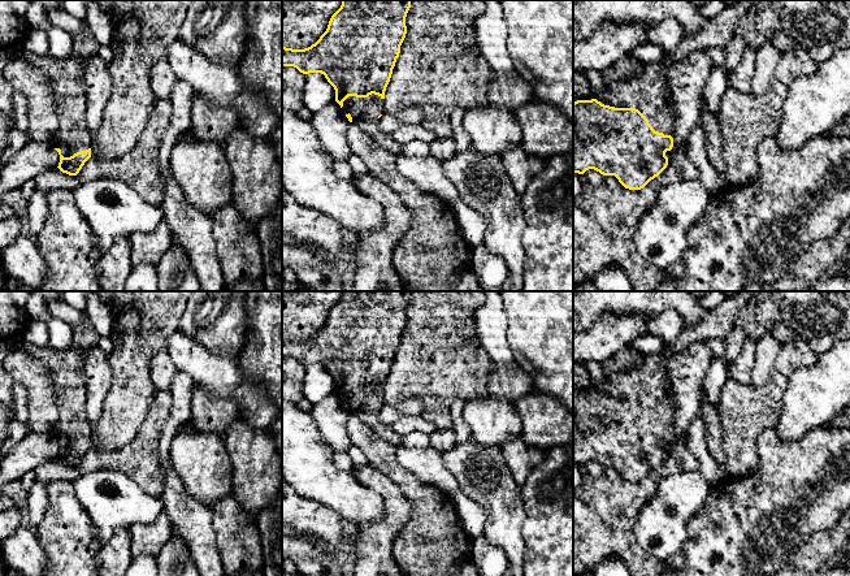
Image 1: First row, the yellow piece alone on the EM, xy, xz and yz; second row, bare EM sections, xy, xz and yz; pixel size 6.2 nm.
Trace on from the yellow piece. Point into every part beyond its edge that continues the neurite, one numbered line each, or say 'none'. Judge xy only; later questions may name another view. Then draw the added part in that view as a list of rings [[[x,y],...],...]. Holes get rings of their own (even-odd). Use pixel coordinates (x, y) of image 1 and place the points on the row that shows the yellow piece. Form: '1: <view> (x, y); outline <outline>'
1: xy (73, 135); outline [[[90,30],[73,35],[73,40],[74,51],[64,60],[55,60],[49,55],[36,56],[22,48],[17,55],[43,72],[53,83],[58,129],[52,146],[60,148],[64,157],[91,148],[82,62],[99,51],[99,43]]]

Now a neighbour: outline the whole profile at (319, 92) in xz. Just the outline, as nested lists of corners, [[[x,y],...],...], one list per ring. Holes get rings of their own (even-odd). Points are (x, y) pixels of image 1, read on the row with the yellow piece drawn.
[[[321,73],[304,74],[303,107],[317,113],[335,100],[335,90]]]

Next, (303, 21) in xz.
[[[282,0],[282,46],[304,49],[326,31],[342,0]]]

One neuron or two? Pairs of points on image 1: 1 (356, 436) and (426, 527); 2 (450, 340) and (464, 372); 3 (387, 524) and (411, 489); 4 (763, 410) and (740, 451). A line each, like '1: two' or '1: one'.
1: one
2: one
3: two
4: one

